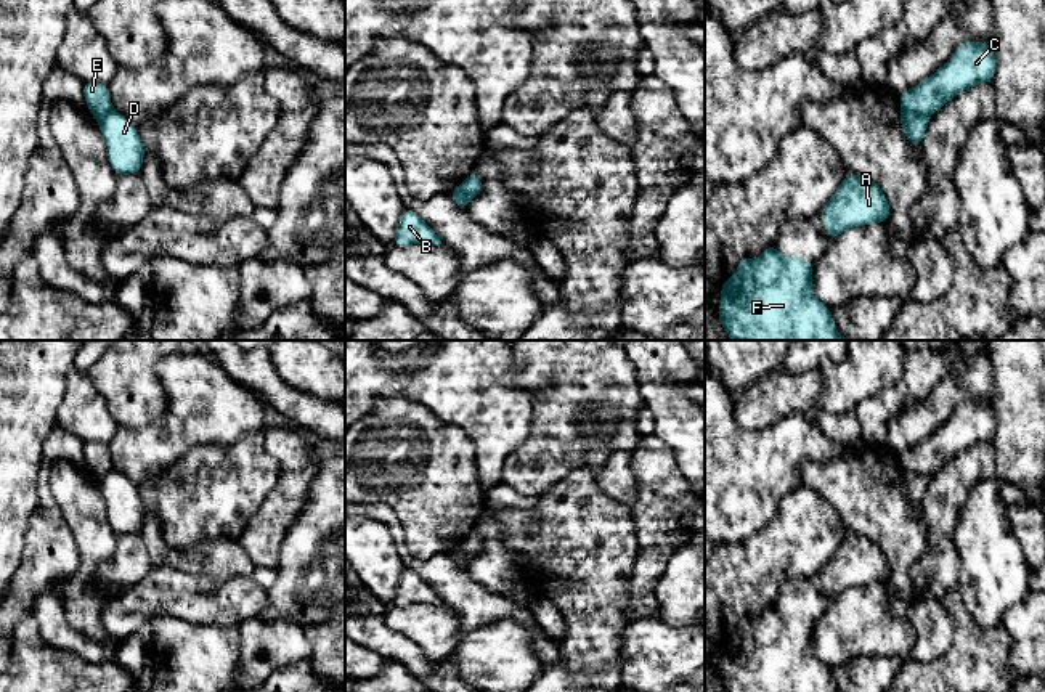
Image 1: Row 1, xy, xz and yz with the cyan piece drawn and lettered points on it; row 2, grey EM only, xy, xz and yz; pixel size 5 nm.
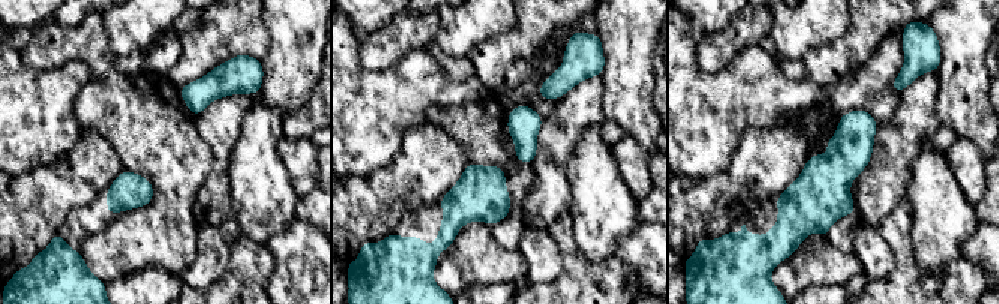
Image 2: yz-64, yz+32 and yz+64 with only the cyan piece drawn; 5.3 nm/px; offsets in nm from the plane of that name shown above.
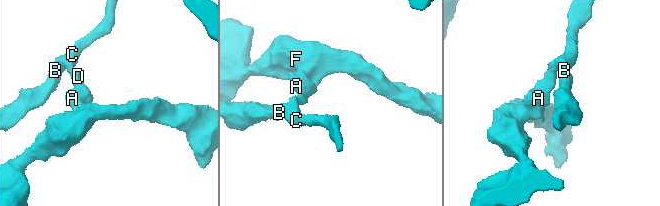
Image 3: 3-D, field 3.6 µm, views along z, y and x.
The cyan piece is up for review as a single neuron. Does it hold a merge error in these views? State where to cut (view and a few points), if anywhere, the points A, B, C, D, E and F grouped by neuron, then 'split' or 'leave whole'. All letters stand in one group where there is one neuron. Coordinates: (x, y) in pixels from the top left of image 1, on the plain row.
cut yz (902, 468), (928, 477); groups A D F / B C E; split

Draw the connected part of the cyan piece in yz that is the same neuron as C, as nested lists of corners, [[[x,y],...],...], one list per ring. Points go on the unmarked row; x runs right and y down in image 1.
[[[978,400],[962,401],[945,424],[899,454],[901,467],[931,477],[960,451],[976,443],[992,443],[995,429],[992,405]]]

